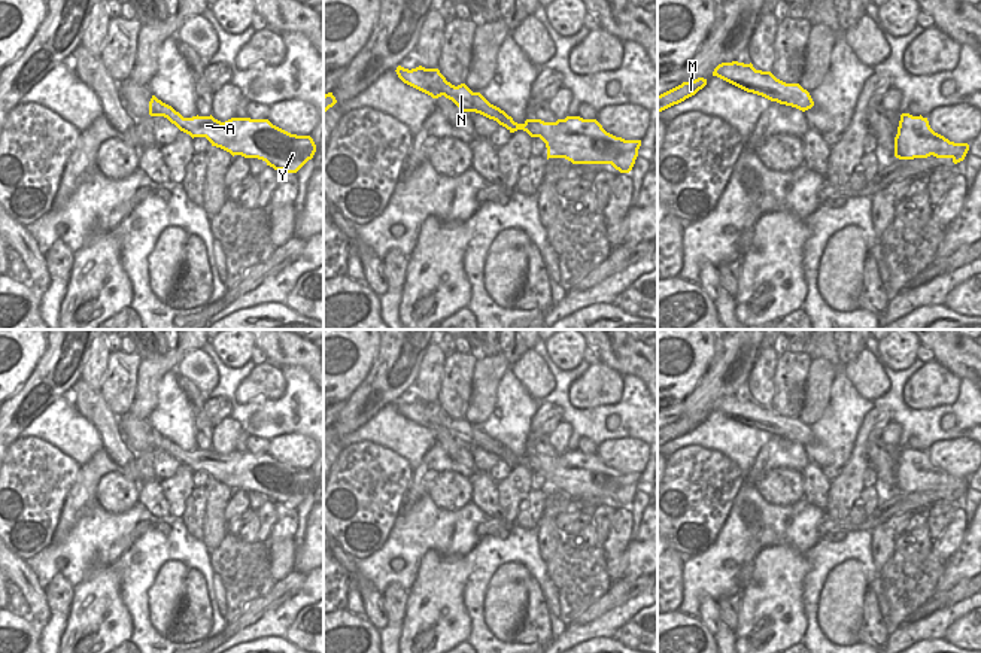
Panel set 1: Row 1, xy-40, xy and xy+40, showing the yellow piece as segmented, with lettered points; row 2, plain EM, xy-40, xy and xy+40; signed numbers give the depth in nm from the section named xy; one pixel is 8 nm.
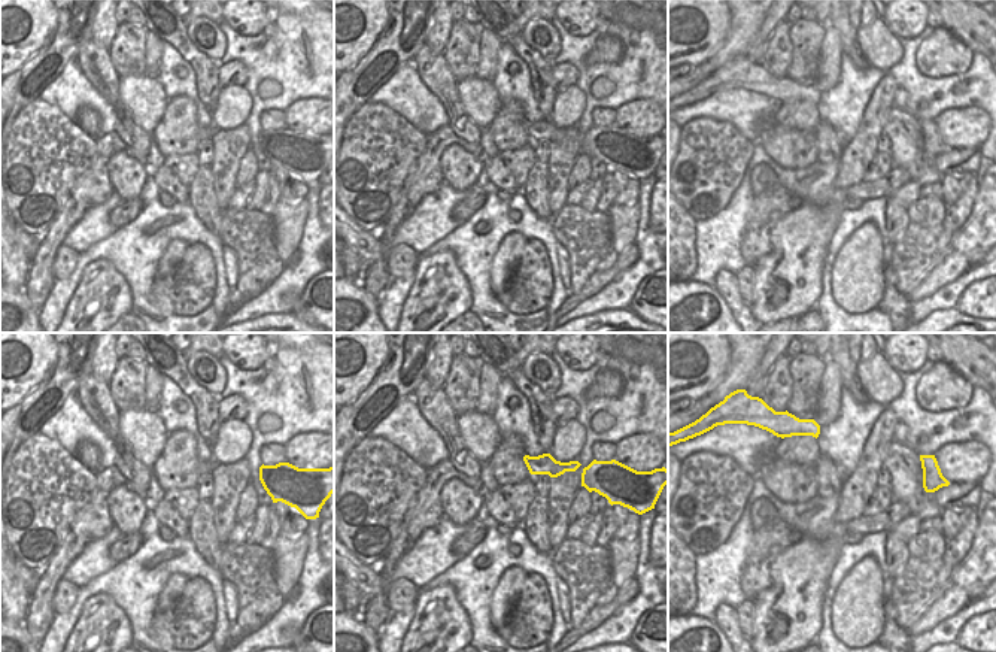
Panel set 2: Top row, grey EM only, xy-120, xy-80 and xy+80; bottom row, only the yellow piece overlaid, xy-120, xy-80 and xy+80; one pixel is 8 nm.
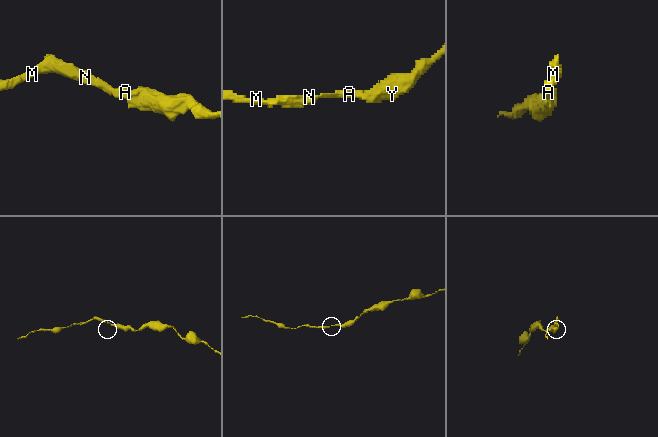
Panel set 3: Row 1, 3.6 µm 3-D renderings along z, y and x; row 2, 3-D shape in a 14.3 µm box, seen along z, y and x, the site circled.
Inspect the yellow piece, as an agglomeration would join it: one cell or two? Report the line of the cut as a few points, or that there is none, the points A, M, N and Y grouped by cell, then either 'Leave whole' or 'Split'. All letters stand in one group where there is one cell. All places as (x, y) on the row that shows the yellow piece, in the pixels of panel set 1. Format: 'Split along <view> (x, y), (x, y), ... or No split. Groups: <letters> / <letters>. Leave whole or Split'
No split. Groups: A M N Y. Leave whole

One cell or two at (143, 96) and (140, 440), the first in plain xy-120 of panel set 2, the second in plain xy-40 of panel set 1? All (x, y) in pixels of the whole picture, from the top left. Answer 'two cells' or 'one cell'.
one cell

